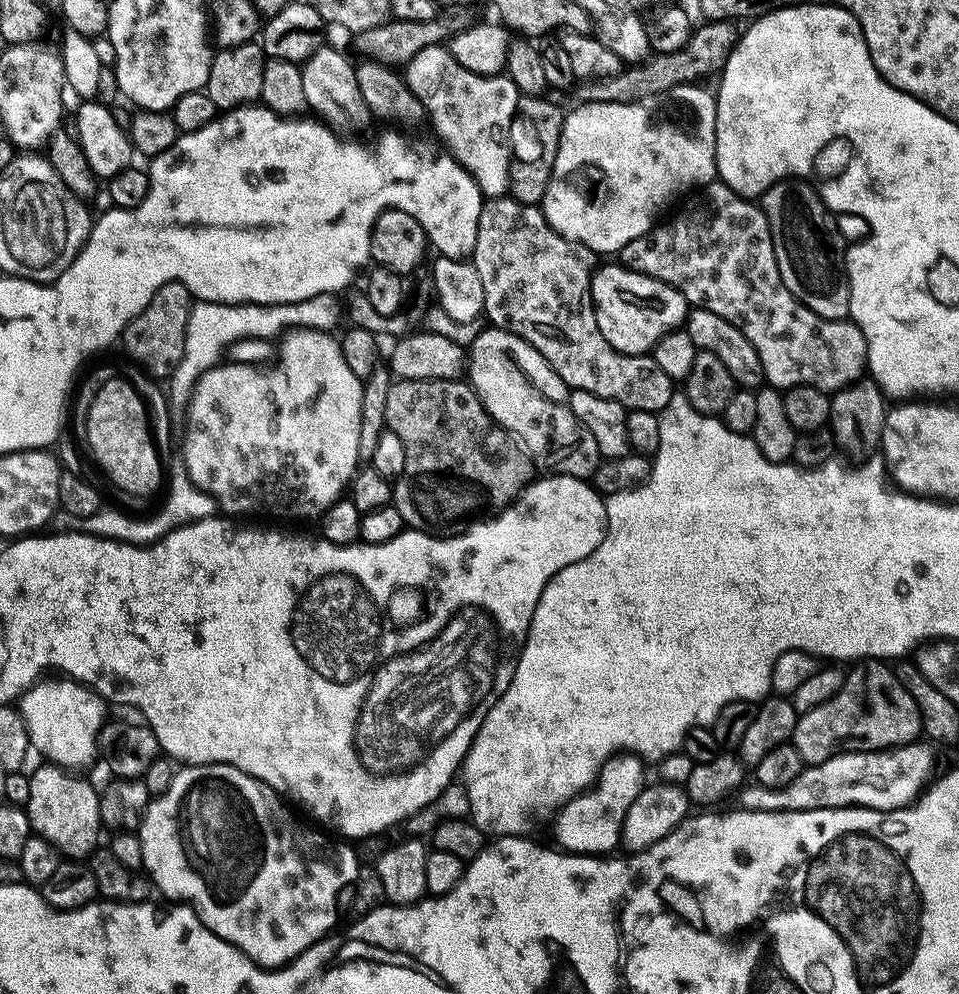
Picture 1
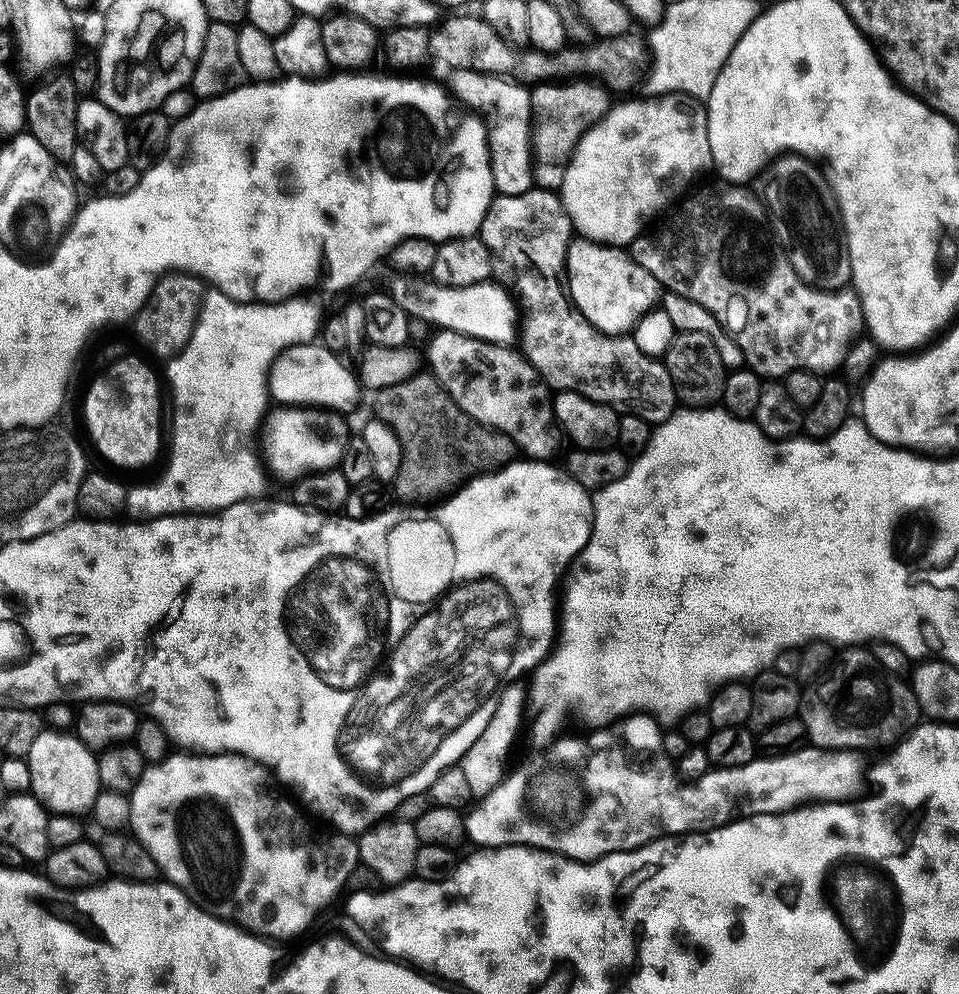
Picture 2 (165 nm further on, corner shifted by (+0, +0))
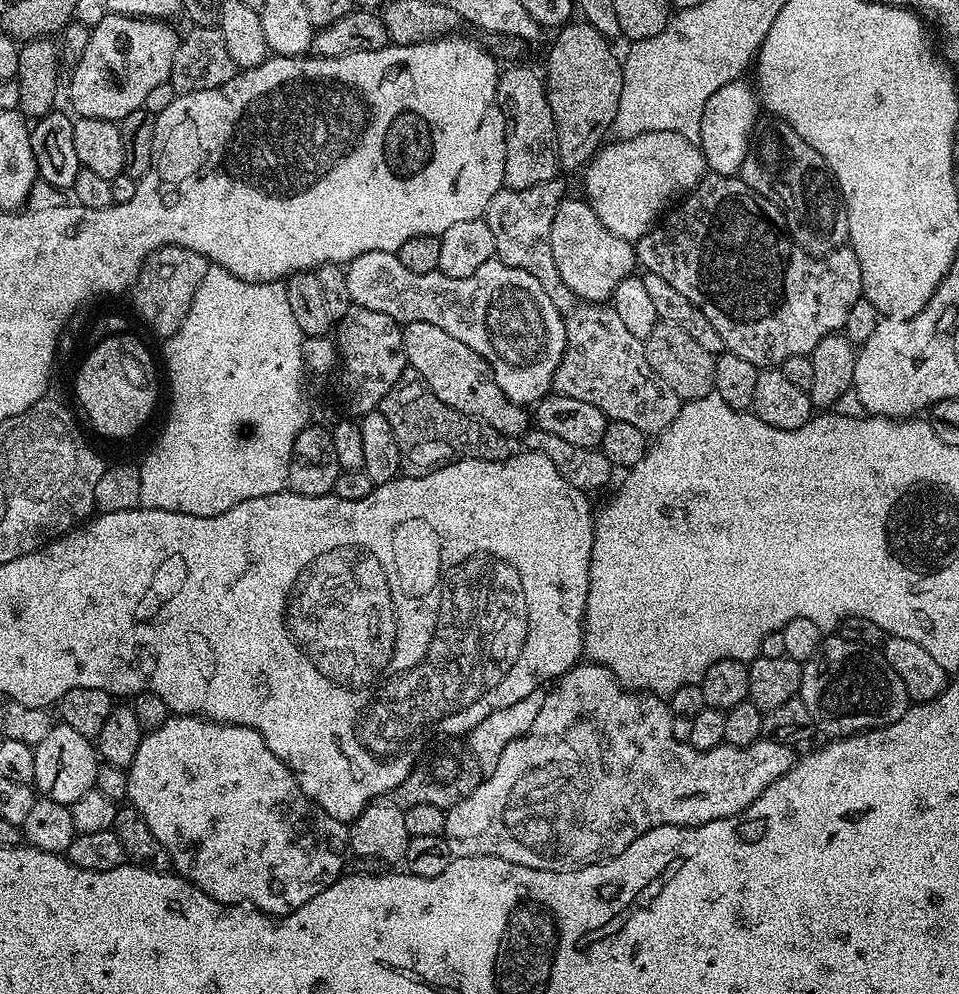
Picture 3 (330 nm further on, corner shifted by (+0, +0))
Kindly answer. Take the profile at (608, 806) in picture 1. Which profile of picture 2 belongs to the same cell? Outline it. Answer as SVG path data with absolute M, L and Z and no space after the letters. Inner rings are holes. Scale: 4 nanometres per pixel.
M633 714L630 716L625 716L622 720L617 720L605 727L597 728L595 730L589 731L587 733L588 740L575 740L574 737L570 736L566 740L560 740L561 738L553 739L552 743L541 747L540 753L537 756L532 756L529 758L525 764L520 764L516 769L509 771L507 775L504 776L503 780L498 786L495 786L494 790L490 791L490 794L486 794L485 797L477 799L475 803L467 809L464 818L464 830L469 841L473 840L473 845L479 846L480 848L501 848L503 844L525 844L528 848L542 848L547 852L556 852L560 856L567 856L569 860L578 860L581 862L587 862L590 860L597 860L603 856L609 856L611 852L629 852L635 848L640 848L644 844L648 844L651 840L659 840L661 836L667 834L669 836L682 836L686 832L709 832L711 828L721 828L723 824L731 824L734 820L743 820L745 816L765 816L766 814L774 814L775 812L789 812L791 808L798 808L801 806L807 806L813 802L848 802L853 798L859 797L861 795L860 787L863 786L864 780L866 784L866 764L860 761L861 753L856 750L833 750L830 748L817 748L815 746L806 746L802 750L794 750L794 754L782 754L782 758L766 758L765 756L760 756L757 759L746 762L746 766L734 766L733 768L718 768L713 767L705 776L693 780L691 782L682 782L681 777L678 775L677 769L674 767L674 761L670 759L667 754L662 750L662 728L657 721L653 720L652 717L643 714Z

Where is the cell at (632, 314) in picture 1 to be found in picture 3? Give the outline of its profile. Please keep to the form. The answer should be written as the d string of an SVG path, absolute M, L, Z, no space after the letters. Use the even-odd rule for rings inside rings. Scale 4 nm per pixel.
M587 199L560 201L554 226L550 232L550 246L554 250L554 266L562 274L562 282L585 302L608 302L615 297L619 287L633 275L637 267L636 250L631 240L623 240L618 234L606 230L594 214Z

